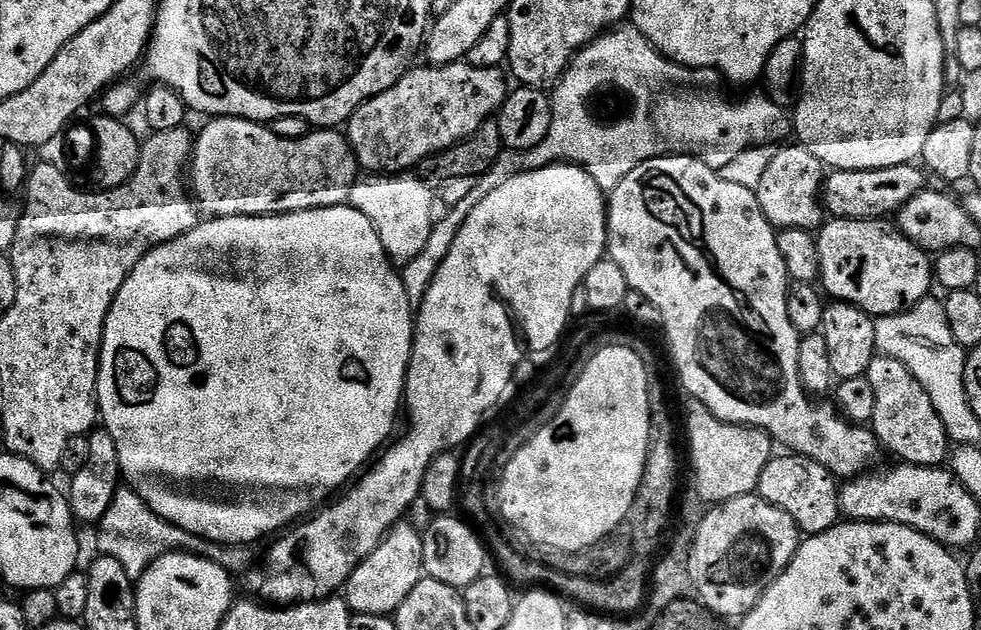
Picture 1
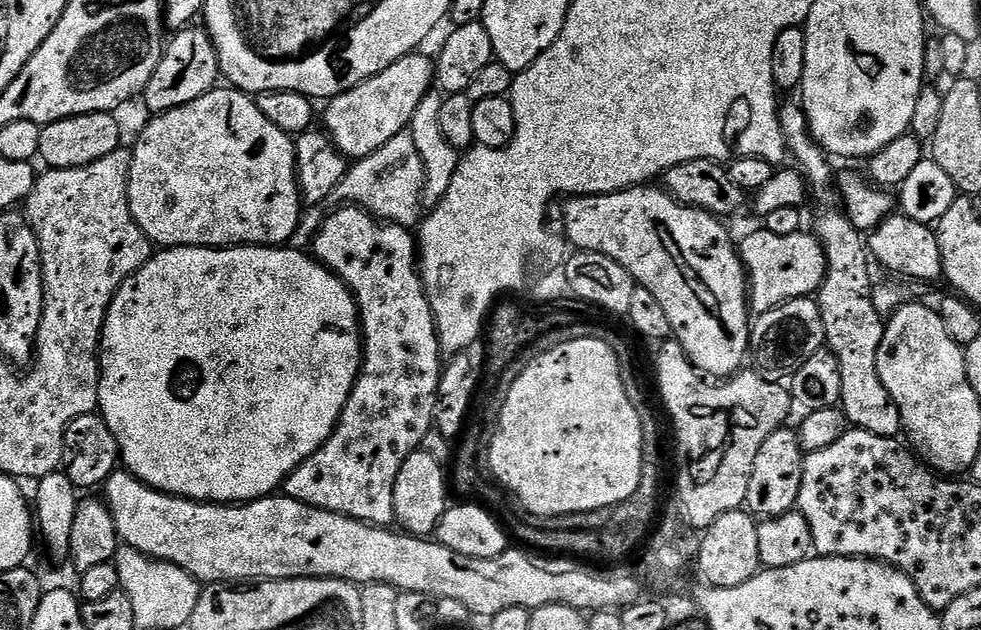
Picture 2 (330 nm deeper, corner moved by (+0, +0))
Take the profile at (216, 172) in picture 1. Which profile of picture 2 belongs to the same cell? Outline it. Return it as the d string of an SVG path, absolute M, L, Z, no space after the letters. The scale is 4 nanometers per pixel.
M216 86L211 91L199 94L185 105L153 115L135 147L131 149L130 178L128 179L128 201L134 222L148 235L153 245L166 248L231 248L233 246L284 246L291 241L296 227L300 225L302 201L300 187L296 181L296 145L293 137L286 135L262 110L258 110L255 99L247 92L231 86Z

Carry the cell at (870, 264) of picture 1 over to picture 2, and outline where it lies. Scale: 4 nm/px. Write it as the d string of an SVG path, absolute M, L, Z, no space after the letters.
M766 230L752 232L738 244L740 261L748 274L750 308L759 314L774 310L787 300L811 297L819 293L828 275L828 259L824 247L811 231L801 230L794 234L770 234Z

